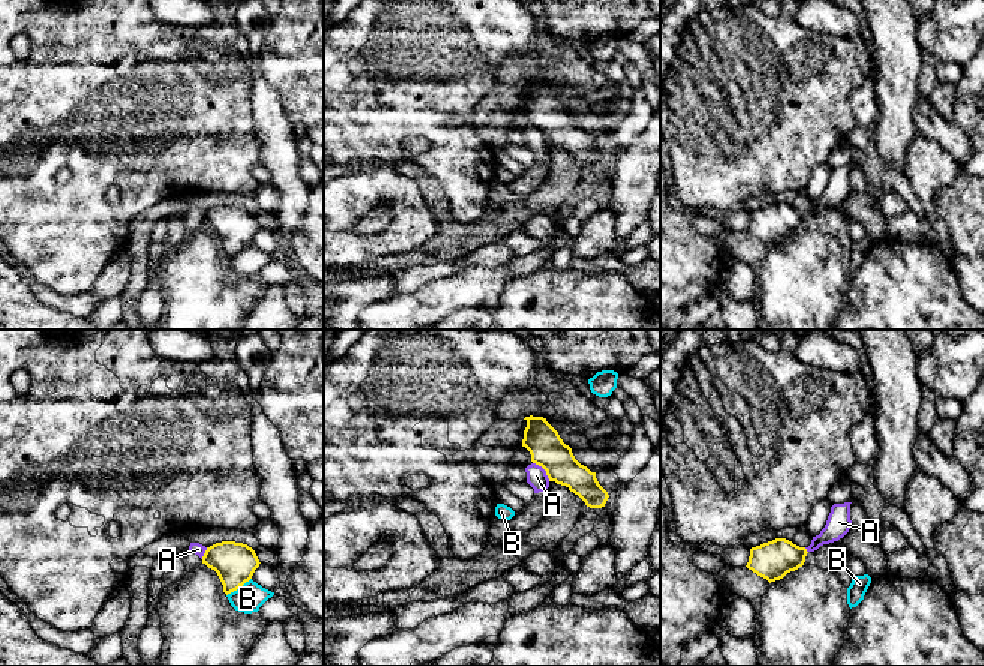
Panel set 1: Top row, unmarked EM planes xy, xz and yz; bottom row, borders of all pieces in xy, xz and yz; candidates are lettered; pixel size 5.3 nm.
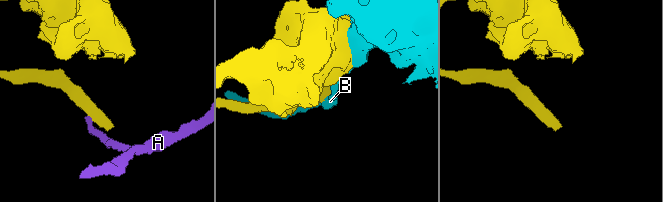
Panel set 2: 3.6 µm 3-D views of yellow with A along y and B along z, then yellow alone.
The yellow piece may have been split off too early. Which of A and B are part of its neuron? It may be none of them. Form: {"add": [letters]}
{"add": []}

